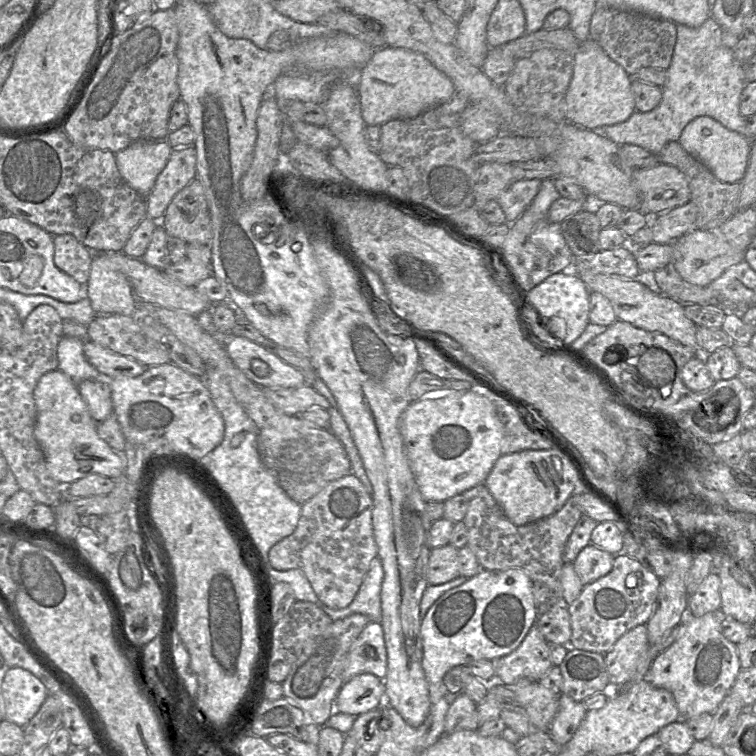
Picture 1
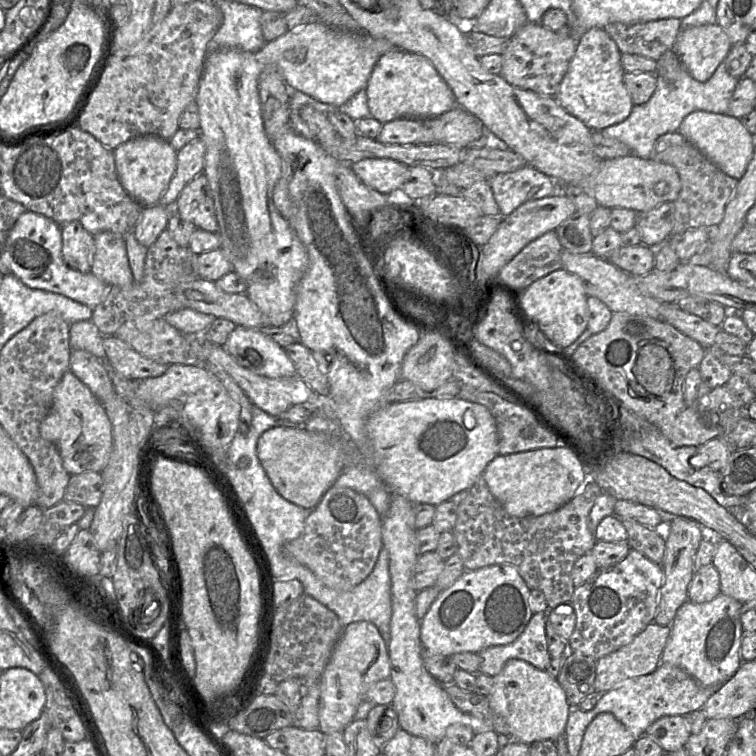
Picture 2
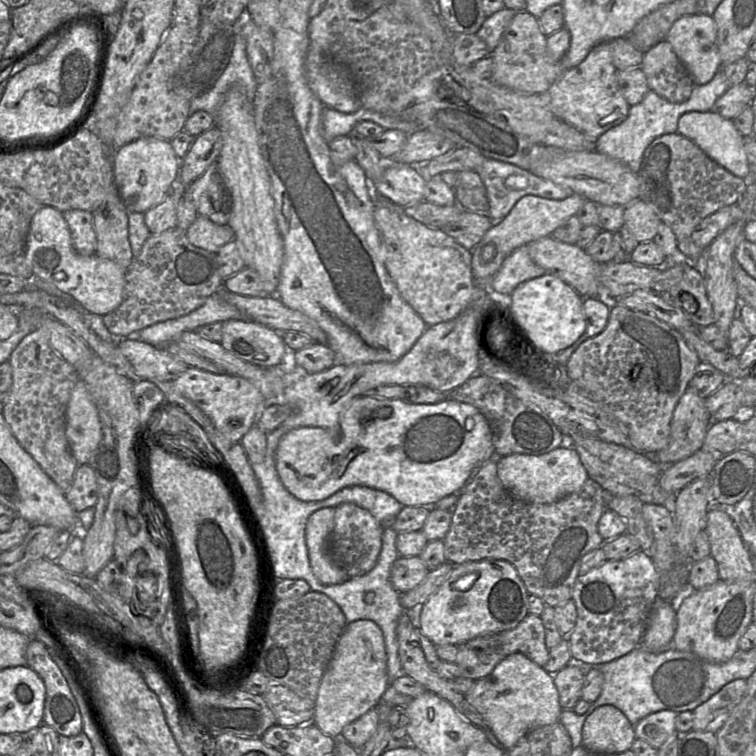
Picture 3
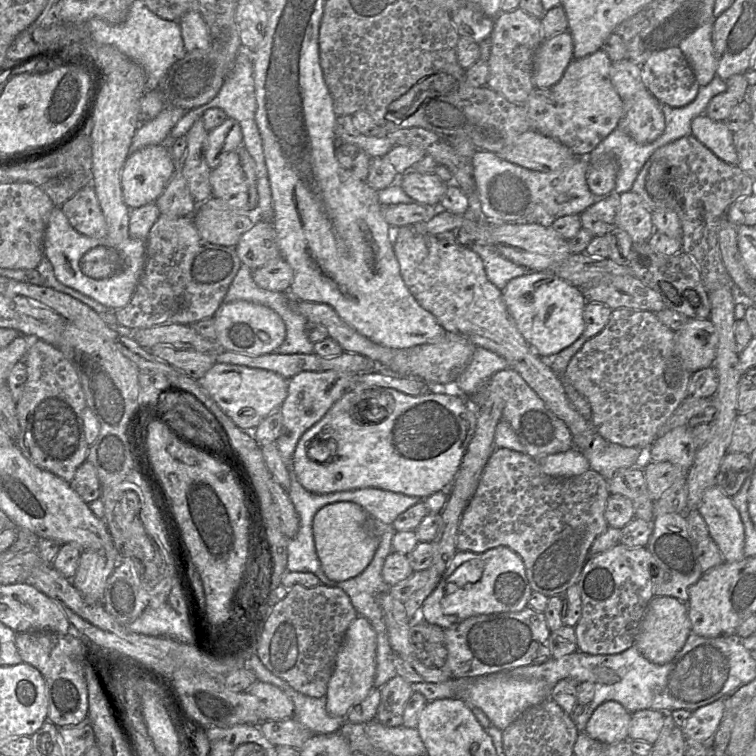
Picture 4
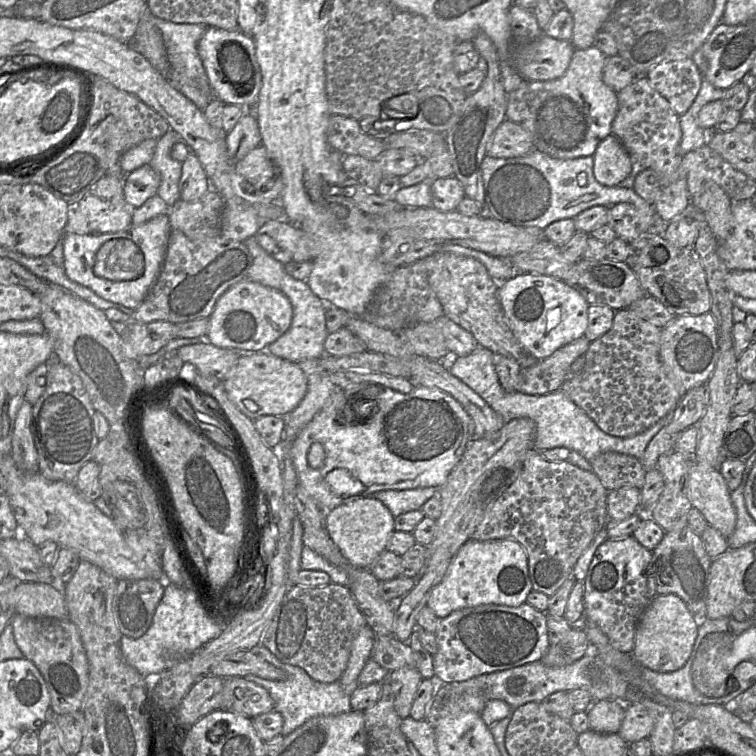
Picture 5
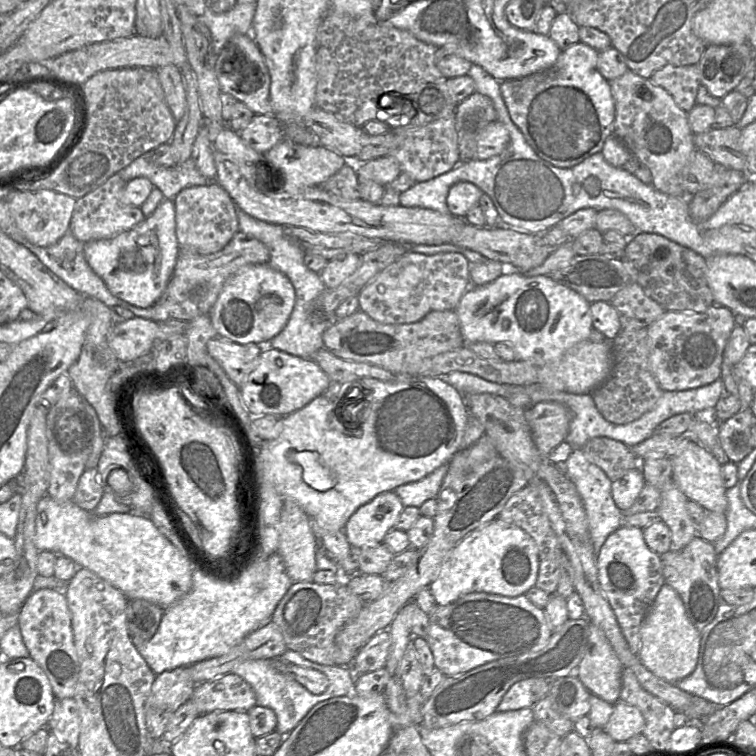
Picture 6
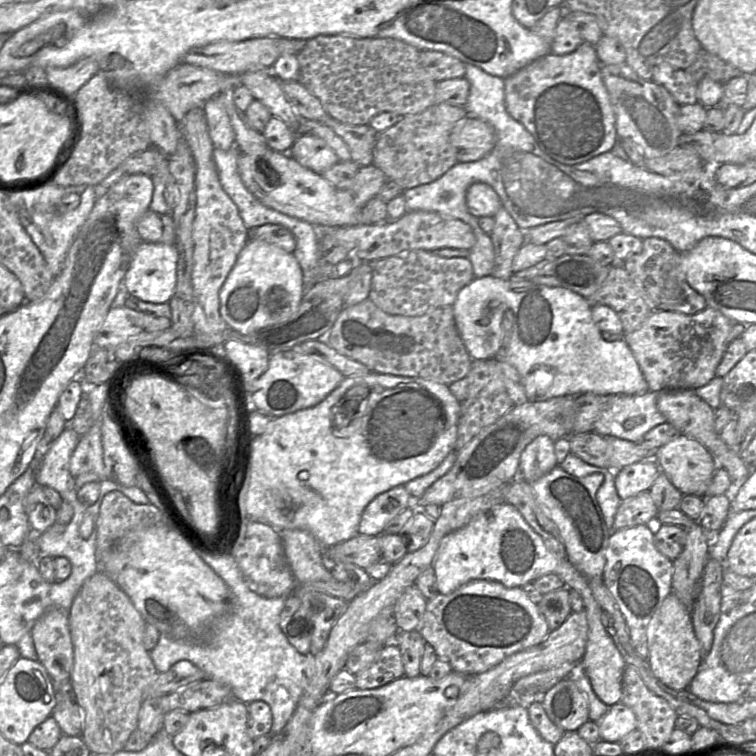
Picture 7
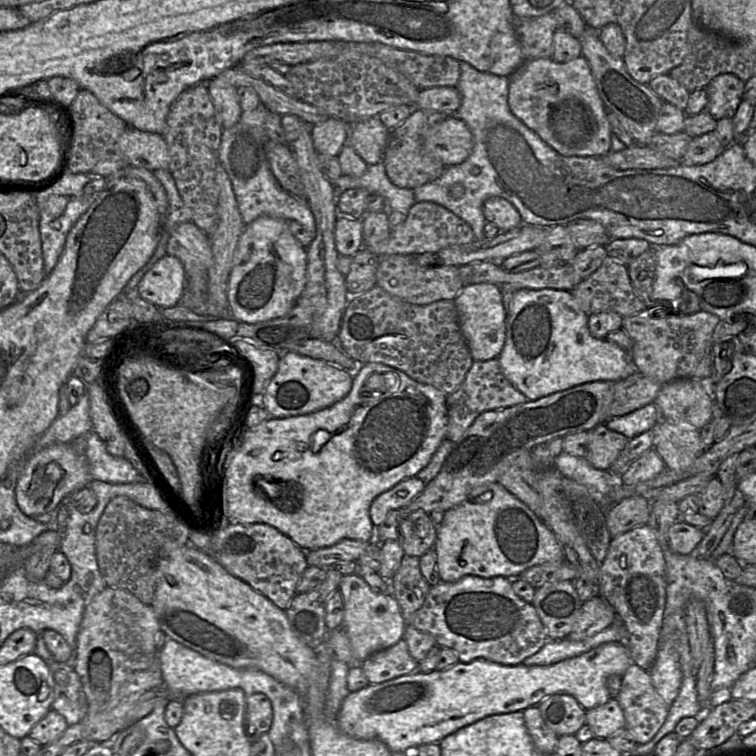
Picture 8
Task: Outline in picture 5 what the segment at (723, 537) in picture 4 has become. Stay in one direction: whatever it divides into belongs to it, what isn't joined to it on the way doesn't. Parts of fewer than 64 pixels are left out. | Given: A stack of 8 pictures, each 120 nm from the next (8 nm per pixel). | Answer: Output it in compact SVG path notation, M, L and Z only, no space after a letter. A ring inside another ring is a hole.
M691 460L688 476L688 498L707 523L726 539L734 532L736 512L730 491L718 468Z

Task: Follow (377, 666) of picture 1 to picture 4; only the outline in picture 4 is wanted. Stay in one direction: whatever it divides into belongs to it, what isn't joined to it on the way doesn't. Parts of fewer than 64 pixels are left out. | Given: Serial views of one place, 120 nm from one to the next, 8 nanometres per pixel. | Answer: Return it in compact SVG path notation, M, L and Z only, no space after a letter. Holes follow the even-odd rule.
M358 616L345 633L333 674L328 683L325 697L327 711L331 715L346 718L350 709L362 702L375 687L376 650L376 631L366 618Z

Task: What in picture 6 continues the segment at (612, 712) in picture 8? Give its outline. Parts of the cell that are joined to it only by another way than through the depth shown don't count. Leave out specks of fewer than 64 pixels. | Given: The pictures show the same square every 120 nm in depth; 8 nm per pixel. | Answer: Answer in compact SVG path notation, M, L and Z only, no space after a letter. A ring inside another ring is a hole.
M621 701L613 705L613 714L604 730L616 742L626 742L635 735L643 734L645 719L637 707Z

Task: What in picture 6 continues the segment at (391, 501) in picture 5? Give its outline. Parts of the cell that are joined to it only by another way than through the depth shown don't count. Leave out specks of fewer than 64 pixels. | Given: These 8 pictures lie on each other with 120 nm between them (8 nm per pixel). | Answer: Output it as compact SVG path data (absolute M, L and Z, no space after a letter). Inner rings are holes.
M445 463L419 481L398 486L394 492L404 507L420 507L423 502L436 498L448 468L449 463Z

